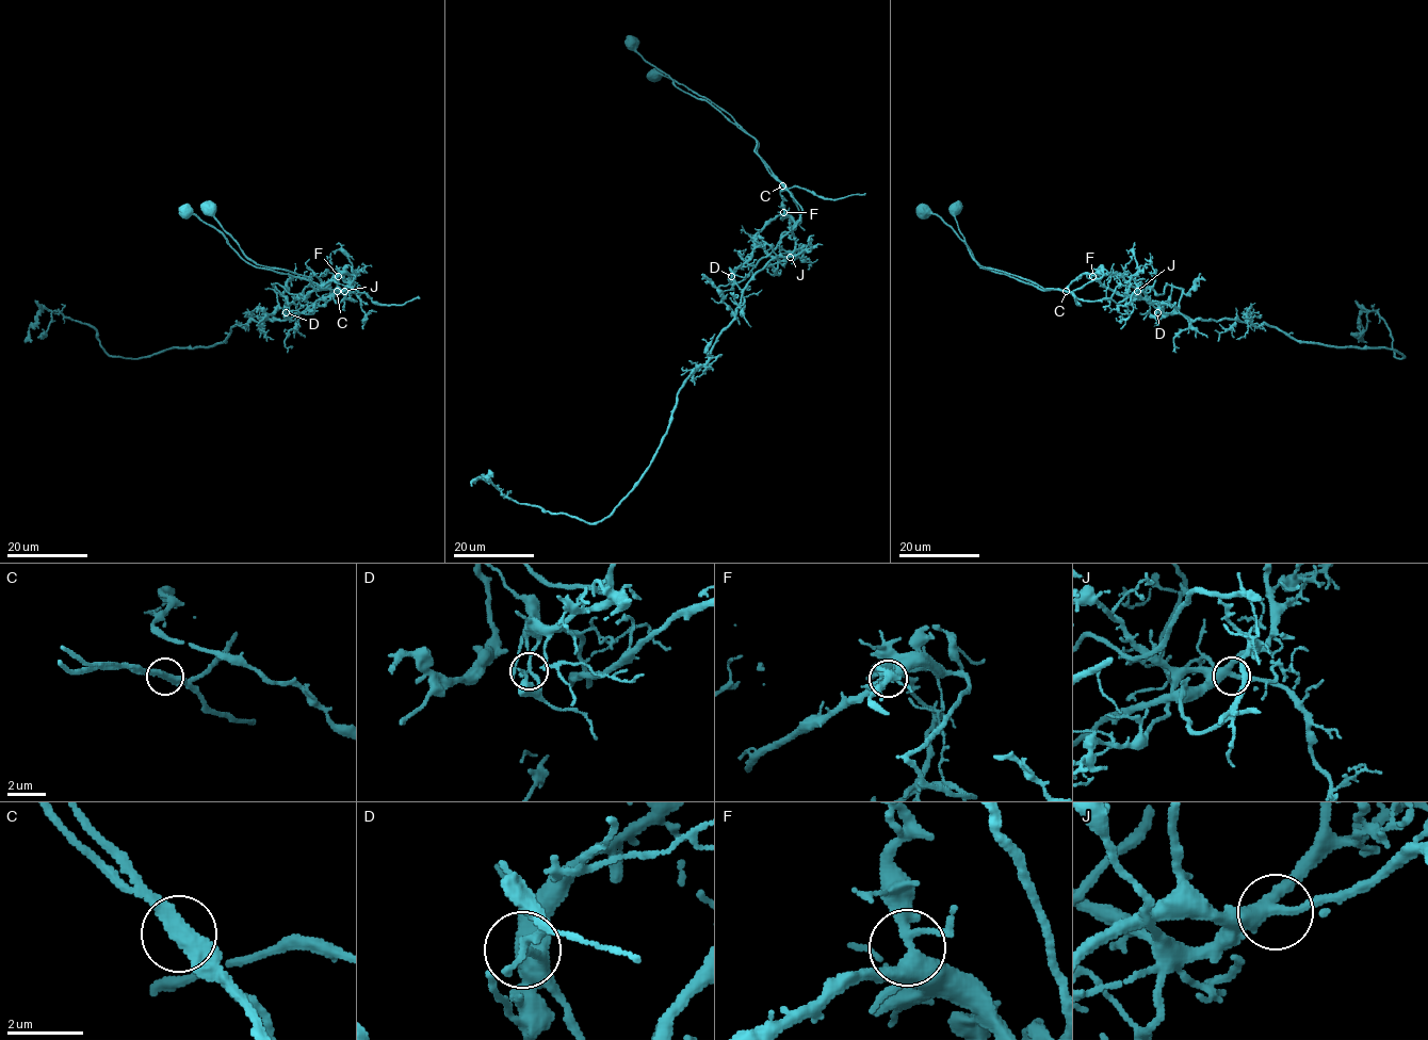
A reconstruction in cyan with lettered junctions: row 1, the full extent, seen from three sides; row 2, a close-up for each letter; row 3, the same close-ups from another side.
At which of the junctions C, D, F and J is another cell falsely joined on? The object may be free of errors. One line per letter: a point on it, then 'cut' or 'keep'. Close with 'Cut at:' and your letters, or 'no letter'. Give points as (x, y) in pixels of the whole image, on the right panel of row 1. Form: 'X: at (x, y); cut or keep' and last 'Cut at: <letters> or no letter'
C: at (1066, 291); cut
D: at (1157, 312); keep
F: at (1092, 276); keep
J: at (1137, 291); keep
Cut at: C

